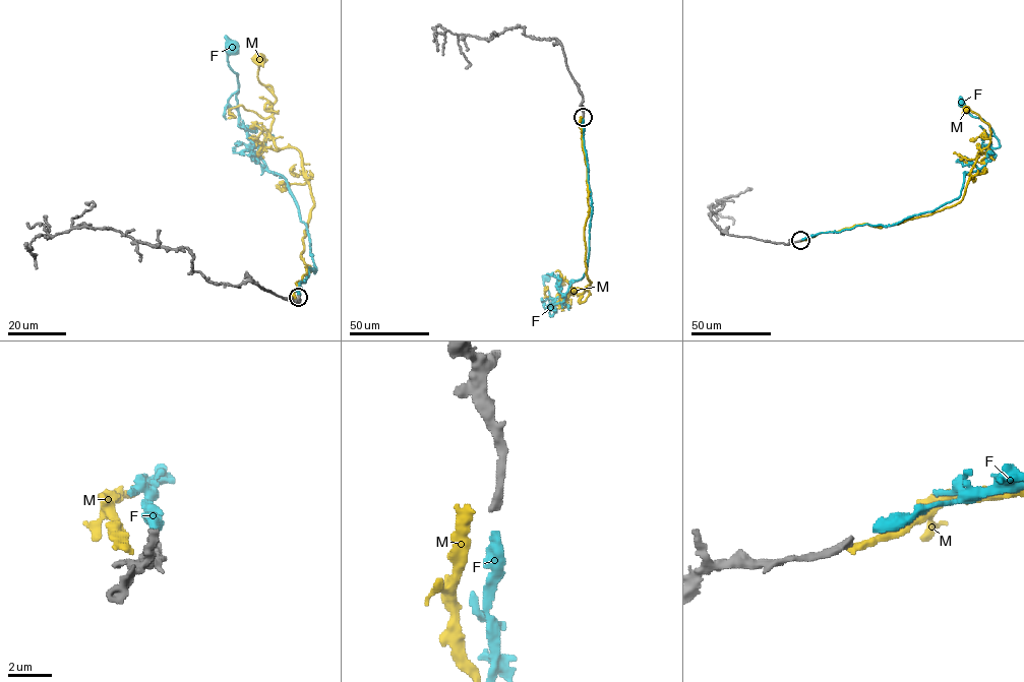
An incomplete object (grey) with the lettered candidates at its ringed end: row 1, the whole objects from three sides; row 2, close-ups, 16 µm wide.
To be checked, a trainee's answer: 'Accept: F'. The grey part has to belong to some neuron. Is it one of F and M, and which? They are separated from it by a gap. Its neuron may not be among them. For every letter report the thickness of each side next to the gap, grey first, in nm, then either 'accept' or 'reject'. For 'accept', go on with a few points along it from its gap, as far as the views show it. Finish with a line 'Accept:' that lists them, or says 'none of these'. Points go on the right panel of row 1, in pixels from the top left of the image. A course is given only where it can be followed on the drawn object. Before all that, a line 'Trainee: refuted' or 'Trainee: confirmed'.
Trainee: confirmed
F: 320/440 nm | accept | via (802, 240), (893, 225), (957, 198), (964, 173), (979, 169), (1000, 145), (989, 126), (961, 103)
M: 320/440 nm | reject
Accept: F

